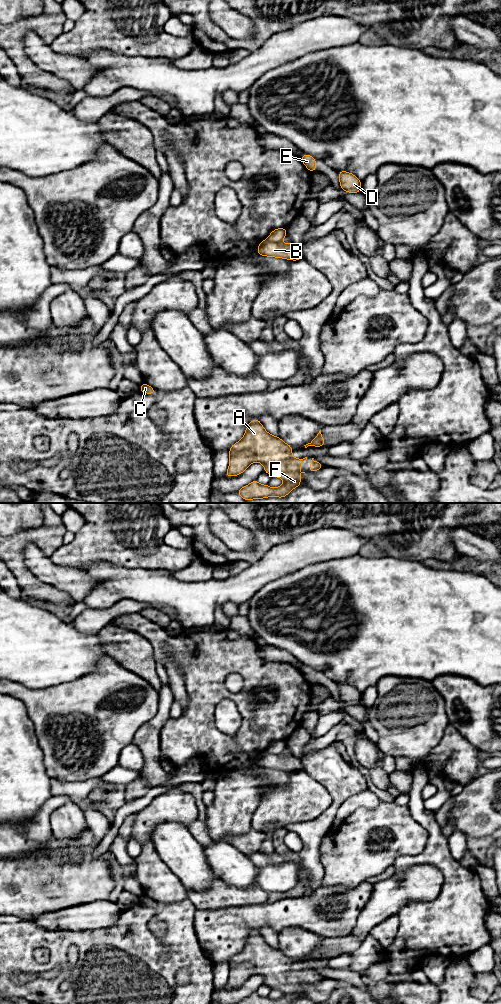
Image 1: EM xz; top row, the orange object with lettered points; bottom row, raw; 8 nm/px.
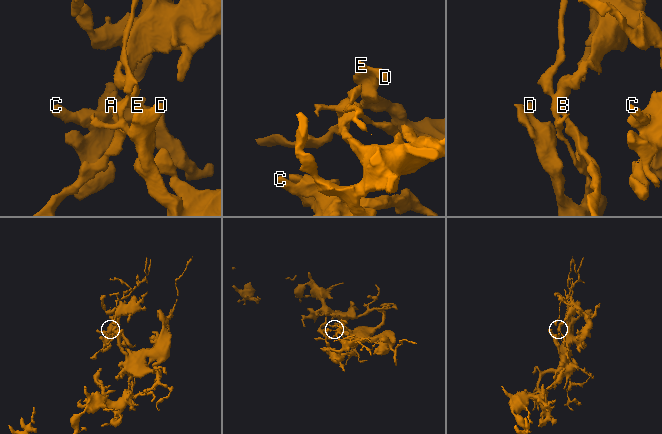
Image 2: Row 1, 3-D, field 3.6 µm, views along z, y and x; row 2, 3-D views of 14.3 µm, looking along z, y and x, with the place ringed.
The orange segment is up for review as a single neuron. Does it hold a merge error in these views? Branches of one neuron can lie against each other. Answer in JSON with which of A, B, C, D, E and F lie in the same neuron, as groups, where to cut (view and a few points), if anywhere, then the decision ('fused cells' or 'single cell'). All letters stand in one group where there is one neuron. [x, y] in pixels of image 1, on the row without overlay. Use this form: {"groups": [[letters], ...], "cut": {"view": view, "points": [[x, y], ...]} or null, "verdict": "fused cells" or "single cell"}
{"groups": [["A", "B", "C", "D", "E", "F"]], "cut": null, "verdict": "single cell"}

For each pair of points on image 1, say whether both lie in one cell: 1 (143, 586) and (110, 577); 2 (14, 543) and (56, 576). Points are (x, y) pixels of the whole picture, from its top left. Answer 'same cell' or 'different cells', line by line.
1: same cell
2: different cells

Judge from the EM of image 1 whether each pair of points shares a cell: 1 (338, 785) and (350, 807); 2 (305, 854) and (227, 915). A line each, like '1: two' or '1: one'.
1: two
2: two

